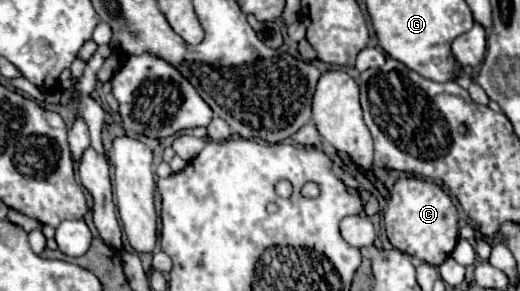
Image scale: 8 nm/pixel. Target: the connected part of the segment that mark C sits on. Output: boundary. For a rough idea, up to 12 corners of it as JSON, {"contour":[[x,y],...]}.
{"contour":[[394,182],[384,224],[394,248],[432,266],[458,242],[438,184]]}

